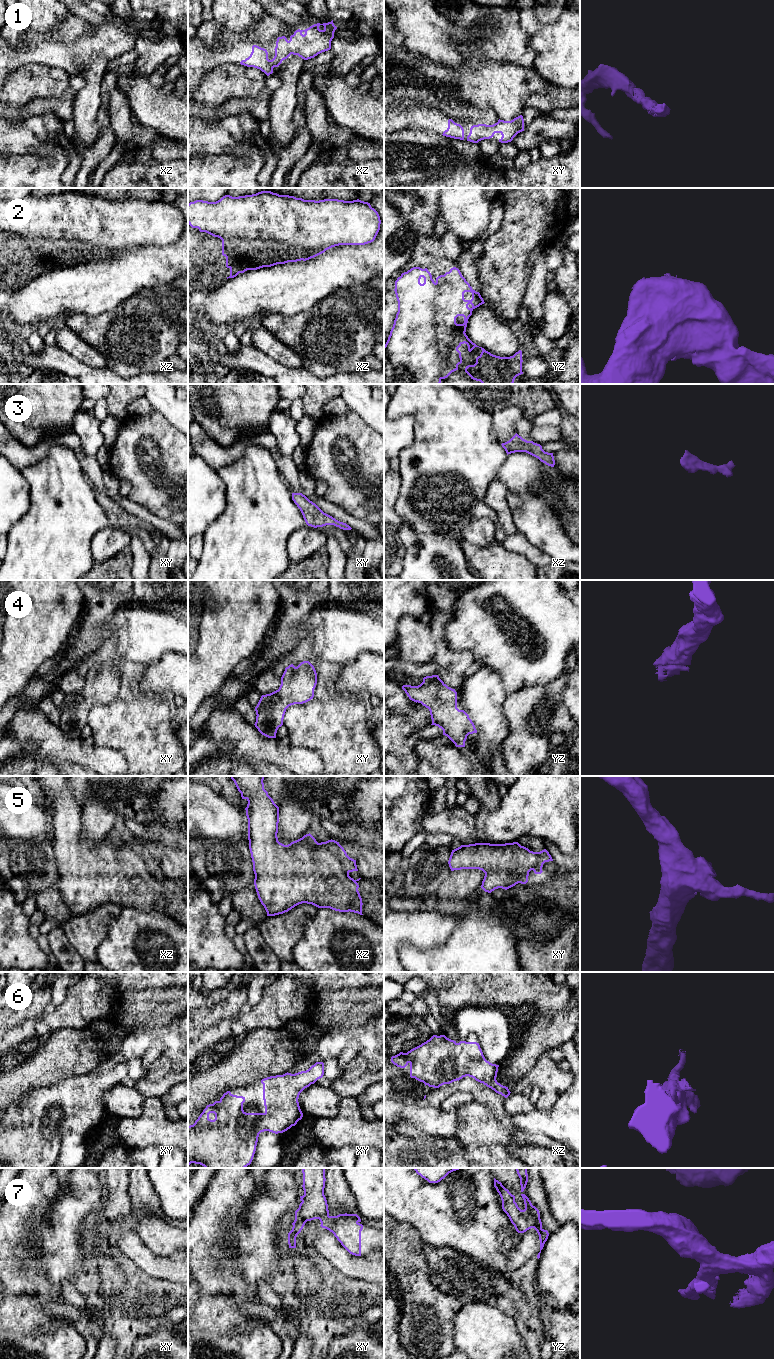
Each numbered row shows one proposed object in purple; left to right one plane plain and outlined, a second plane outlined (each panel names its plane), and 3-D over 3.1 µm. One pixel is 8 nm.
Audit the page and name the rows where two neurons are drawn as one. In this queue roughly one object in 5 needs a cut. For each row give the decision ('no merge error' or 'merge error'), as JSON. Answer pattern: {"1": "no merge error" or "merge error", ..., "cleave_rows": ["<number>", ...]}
{"1": "no merge error", "2": "merge error", "3": "no merge error", "4": "no merge error", "5": "merge error", "6": "no merge error", "7": "merge error", "cleave_rows": ["2", "5", "7"]}

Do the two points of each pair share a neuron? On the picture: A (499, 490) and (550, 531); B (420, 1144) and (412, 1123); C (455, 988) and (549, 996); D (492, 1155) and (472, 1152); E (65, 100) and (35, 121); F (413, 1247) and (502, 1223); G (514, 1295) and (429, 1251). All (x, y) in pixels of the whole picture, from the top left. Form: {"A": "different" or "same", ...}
{"A": "different", "B": "different", "C": "same", "D": "same", "E": "different", "F": "different", "G": "same"}

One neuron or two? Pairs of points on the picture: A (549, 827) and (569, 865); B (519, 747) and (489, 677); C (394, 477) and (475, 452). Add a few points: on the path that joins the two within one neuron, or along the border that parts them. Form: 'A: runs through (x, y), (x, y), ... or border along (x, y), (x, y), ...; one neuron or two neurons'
A: border along (564, 853), (569, 855); two neurons
B: border along (505, 695), (503, 714), (508, 724), (508, 731); two neurons
C: border along (399, 471), (400, 490), (396, 498); two neurons

